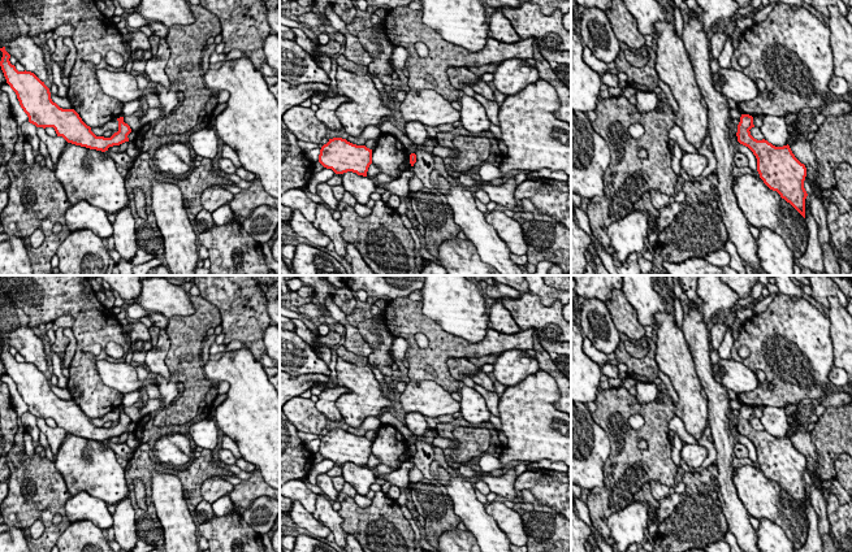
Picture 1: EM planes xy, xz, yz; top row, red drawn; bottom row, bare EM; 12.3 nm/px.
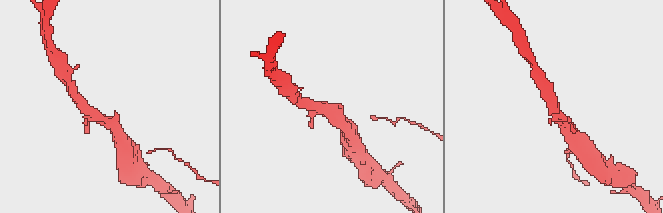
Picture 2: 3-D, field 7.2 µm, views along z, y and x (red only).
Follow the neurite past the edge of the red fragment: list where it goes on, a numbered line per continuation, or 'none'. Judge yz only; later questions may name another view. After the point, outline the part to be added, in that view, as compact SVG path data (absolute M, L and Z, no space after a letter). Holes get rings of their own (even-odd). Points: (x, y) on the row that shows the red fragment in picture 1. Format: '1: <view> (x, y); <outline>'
none

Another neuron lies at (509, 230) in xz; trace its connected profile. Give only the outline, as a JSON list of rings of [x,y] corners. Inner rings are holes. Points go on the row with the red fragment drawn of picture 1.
[[[492,210],[485,214],[485,221],[494,227],[498,236],[507,244],[513,255],[526,255],[527,243],[523,235],[522,225],[510,218],[501,210]]]

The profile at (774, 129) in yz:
[[[764,116],[761,132],[764,139],[775,147],[787,145],[790,132],[783,117]]]

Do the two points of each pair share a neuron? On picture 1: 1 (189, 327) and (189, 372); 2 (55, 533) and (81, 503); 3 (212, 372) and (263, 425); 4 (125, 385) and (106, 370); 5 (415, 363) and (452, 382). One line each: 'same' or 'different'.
1: same
2: different
3: same
4: same
5: same

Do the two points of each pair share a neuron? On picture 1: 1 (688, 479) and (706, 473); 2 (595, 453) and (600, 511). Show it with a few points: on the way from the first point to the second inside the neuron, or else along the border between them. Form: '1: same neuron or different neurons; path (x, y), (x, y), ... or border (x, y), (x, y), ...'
1: same neuron; path (692, 479), (703, 476)
2: different neurons; border (604, 474), (604, 483), (596, 487)

